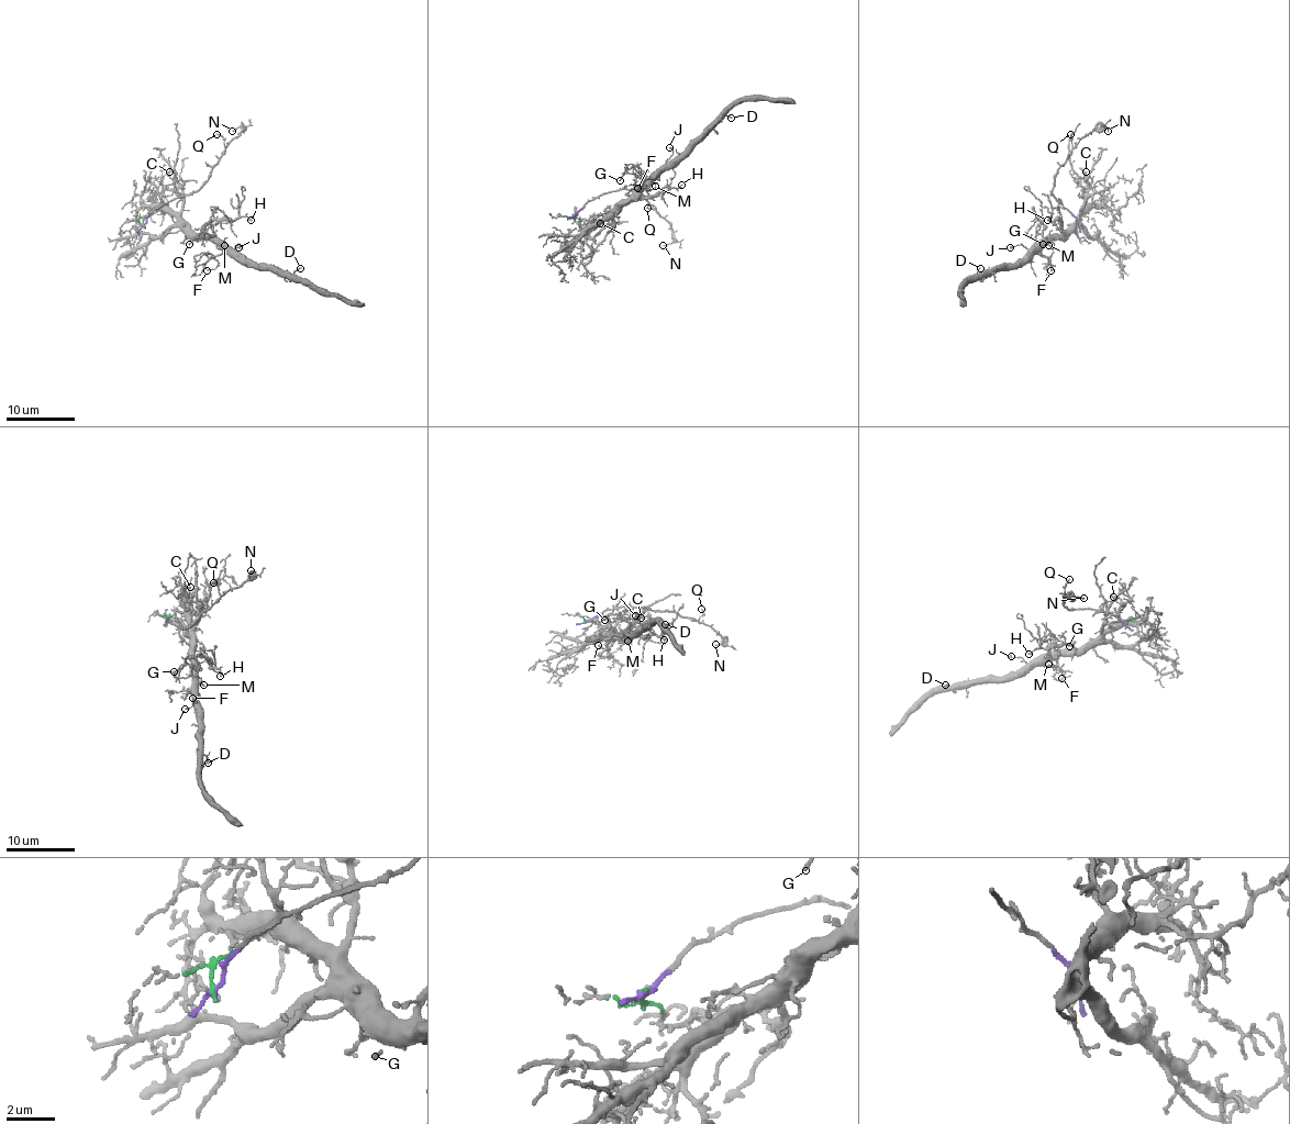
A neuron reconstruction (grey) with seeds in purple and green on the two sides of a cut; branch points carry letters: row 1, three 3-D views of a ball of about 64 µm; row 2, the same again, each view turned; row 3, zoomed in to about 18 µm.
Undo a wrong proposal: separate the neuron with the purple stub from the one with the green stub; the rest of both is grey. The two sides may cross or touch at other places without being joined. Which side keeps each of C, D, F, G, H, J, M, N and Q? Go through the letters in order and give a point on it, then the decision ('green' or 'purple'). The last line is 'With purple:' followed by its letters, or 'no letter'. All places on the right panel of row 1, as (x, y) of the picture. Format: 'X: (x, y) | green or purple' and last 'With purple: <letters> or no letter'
C: (1086, 171) | green
D: (980, 268) | green
F: (1051, 270) | green
G: (1043, 244) | green
H: (1047, 220) | green
J: (1010, 247) | green
M: (1048, 245) | green
N: (1108, 131) | purple
Q: (1070, 134) | purple
With purple: N, Q

